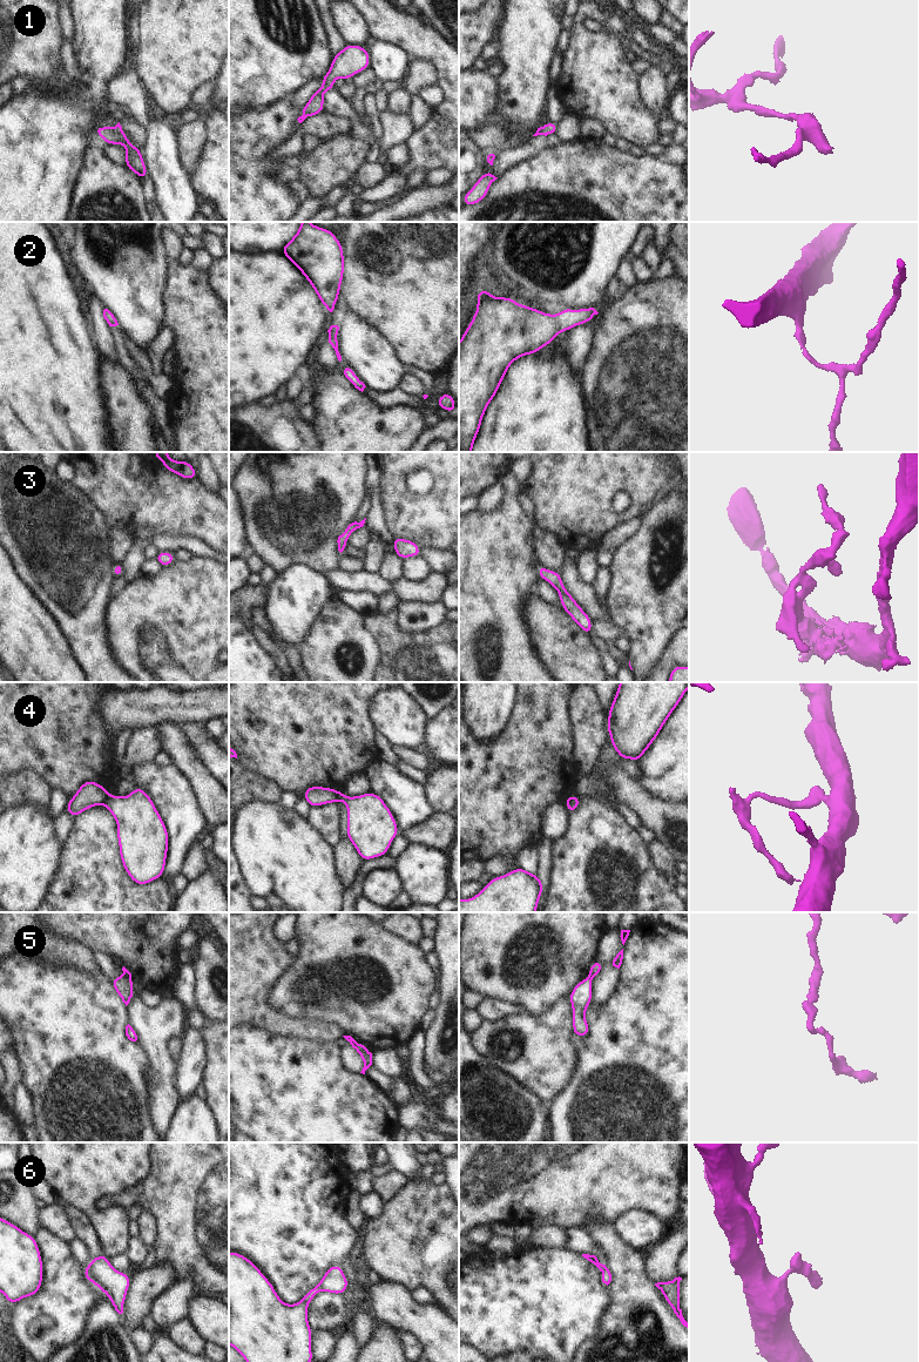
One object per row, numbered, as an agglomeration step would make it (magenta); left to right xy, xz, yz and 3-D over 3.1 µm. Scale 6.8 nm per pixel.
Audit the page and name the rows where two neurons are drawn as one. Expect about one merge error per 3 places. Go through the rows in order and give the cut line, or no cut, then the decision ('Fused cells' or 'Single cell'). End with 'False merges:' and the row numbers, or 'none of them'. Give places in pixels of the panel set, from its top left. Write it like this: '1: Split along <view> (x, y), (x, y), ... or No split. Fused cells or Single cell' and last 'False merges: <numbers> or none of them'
1: No split. Single cell
2: No split. Single cell
3: No split. Single cell
4: Split along xz (337, 791), (338, 800). Fused cells
5: Split along yz (589, 975), (592, 979). Fused cells
6: Split along xy (86, 1267), (94, 1281). Fused cells
False merges: 4, 5, 6.

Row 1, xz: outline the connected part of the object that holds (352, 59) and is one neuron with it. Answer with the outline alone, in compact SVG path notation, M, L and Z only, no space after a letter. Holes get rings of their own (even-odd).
M346 45L336 56L332 58L329 72L322 77L323 85L317 89L302 109L302 116L297 120L302 123L306 117L324 112L323 95L326 90L335 89L335 80L343 77L350 80L354 74L370 68L370 54L363 46Z

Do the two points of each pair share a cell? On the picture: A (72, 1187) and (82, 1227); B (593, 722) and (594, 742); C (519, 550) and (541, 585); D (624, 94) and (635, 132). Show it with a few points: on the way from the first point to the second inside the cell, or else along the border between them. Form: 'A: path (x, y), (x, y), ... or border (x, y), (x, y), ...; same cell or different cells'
A: border (63, 1204), (78, 1208), (90, 1222), (94, 1232); different cells
B: path (593, 727), (593, 737); same cell
C: border (539, 578), (535, 591); different cells
D: path (624, 103), (624, 114), (633, 122); same cell

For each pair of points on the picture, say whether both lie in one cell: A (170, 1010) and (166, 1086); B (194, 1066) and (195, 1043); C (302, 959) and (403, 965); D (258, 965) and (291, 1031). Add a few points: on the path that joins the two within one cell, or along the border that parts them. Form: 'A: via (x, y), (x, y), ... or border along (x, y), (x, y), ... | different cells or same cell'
A: via (160, 1029), (160, 1067) | same cell
B: via (194, 1060), (194, 1049) | same cell
C: via (326, 959), (363, 955), (378, 961) | same cell
D: via (258, 983), (258, 1004), (274, 1019) | same cell

